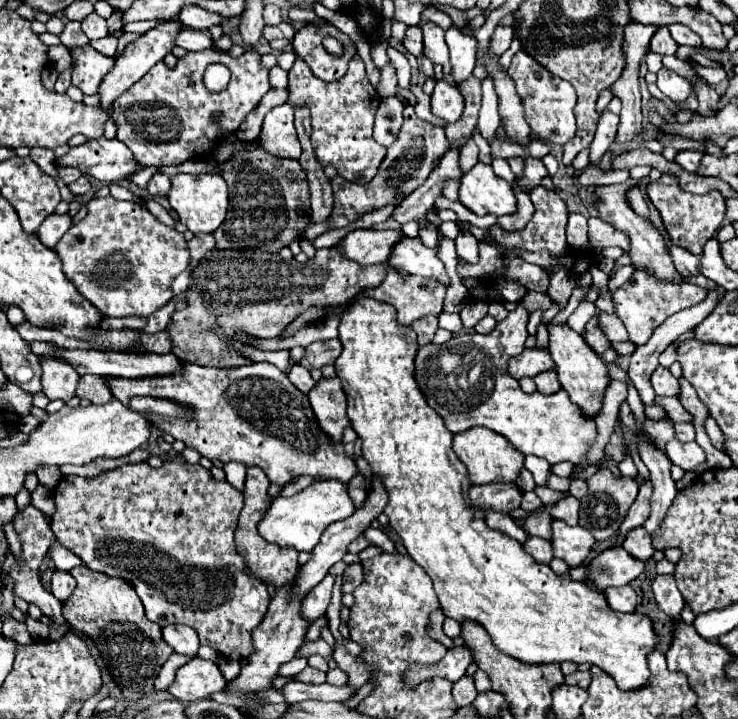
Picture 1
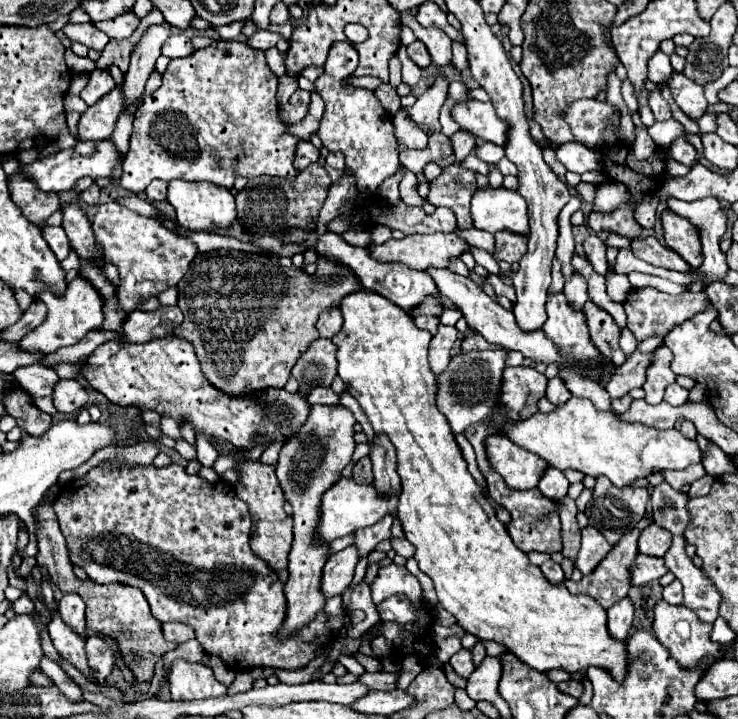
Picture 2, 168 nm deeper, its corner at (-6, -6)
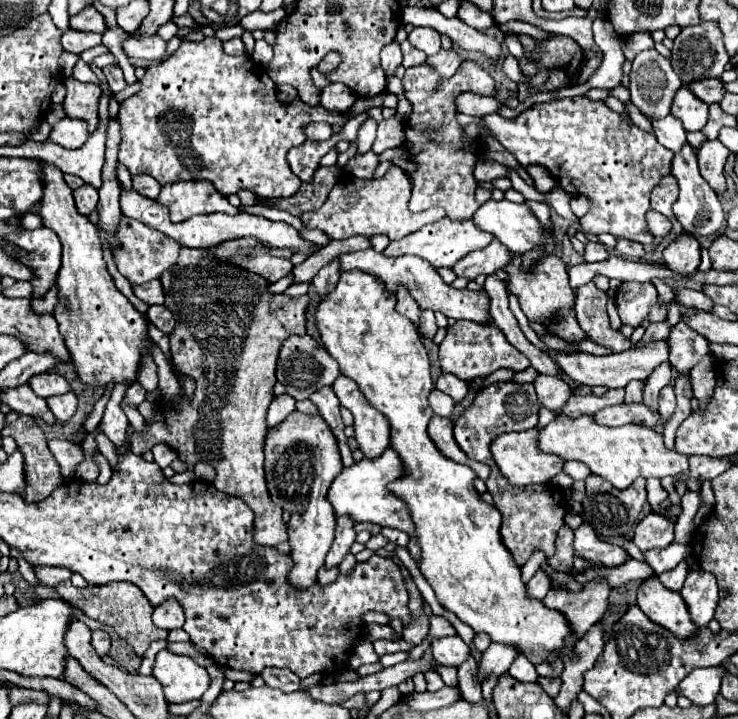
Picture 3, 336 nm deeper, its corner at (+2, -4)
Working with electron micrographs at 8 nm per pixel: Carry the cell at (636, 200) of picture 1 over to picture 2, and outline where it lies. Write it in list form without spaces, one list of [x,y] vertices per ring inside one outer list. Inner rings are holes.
[[[655,236],[633,240],[631,242],[631,252],[639,260],[645,260],[645,262],[649,262],[653,266],[661,266],[661,268],[669,268],[669,270],[679,270],[679,272],[689,270],[689,264],[683,262],[679,254],[675,254],[667,246],[659,244],[659,240]]]

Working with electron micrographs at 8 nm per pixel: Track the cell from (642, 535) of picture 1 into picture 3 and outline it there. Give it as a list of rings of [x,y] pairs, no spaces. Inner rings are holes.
[[[655,512],[647,514],[635,528],[633,544],[643,552],[651,548],[667,548],[671,542],[673,542],[673,524]]]

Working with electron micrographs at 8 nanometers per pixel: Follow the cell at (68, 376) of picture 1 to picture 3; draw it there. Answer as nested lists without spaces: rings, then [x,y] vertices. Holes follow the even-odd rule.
[[[69,390],[65,394],[47,398],[47,404],[49,404],[51,412],[55,414],[57,422],[67,422],[75,414],[75,410],[77,410],[77,396],[75,396],[73,390]]]

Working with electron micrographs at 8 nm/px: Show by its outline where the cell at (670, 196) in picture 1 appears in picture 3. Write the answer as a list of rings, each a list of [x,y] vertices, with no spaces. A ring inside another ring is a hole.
[[[681,232],[663,250],[663,258],[665,258],[665,264],[673,272],[679,272],[679,274],[687,276],[687,274],[693,274],[699,268],[701,246],[693,236],[689,236],[687,232]]]

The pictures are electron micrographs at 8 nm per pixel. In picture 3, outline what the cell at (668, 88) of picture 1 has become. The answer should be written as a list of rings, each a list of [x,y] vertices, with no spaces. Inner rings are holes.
[[[681,86],[673,98],[671,114],[683,122],[687,132],[701,130],[707,124],[707,104],[699,100],[687,86]]]

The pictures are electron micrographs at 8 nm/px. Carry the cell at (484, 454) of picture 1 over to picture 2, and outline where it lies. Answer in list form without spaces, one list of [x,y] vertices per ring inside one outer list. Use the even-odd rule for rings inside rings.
[[[495,434],[487,438],[487,458],[491,466],[503,476],[505,484],[515,490],[535,488],[549,468],[549,464],[507,440],[503,434]]]

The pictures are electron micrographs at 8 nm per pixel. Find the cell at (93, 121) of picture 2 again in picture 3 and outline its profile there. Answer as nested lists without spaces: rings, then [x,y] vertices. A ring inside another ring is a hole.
[[[63,118],[55,124],[55,128],[51,130],[49,140],[67,148],[67,150],[77,150],[81,148],[87,140],[89,140],[89,132],[87,132],[87,122],[81,118]]]

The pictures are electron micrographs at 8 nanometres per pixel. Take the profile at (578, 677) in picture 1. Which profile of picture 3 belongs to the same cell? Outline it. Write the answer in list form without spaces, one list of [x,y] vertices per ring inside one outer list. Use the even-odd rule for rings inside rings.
[[[539,678],[537,682],[541,684],[541,688],[543,688],[551,698],[555,698],[555,696],[559,694],[559,690],[561,690],[559,678]]]

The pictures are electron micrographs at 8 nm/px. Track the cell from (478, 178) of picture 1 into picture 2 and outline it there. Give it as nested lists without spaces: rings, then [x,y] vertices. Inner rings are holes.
[[[507,188],[477,190],[471,200],[471,216],[475,228],[479,230],[491,234],[509,230],[521,236],[529,236],[525,200]]]

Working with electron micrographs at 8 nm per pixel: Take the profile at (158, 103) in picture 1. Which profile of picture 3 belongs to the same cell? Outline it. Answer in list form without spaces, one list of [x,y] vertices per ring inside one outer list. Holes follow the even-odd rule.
[[[215,36],[203,38],[201,42],[183,42],[163,64],[147,68],[141,80],[141,90],[121,104],[119,120],[123,130],[119,162],[127,166],[131,176],[149,174],[163,186],[179,180],[209,180],[223,196],[247,188],[259,198],[293,196],[299,190],[301,180],[289,168],[287,152],[305,142],[305,124],[329,122],[335,126],[335,132],[339,132],[345,122],[339,112],[307,106],[299,98],[281,104],[267,72],[261,66],[257,70],[257,64],[249,56],[225,54],[223,42]]]

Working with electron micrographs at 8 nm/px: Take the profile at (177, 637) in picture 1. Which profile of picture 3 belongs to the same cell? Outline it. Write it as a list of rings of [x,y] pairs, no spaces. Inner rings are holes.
[[[167,600],[163,602],[161,606],[155,608],[153,612],[153,624],[157,628],[163,628],[163,630],[179,630],[183,628],[183,622],[185,622],[185,616],[183,616],[183,610],[179,606],[179,602],[175,600]]]

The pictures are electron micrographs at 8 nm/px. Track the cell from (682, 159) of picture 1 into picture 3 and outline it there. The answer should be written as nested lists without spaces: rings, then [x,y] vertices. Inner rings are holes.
[[[671,114],[667,118],[663,118],[661,122],[651,122],[653,124],[653,130],[655,130],[655,136],[657,140],[669,148],[673,154],[681,152],[679,148],[687,144],[687,138],[685,138],[685,130],[681,126],[681,122],[677,118],[673,118]]]

